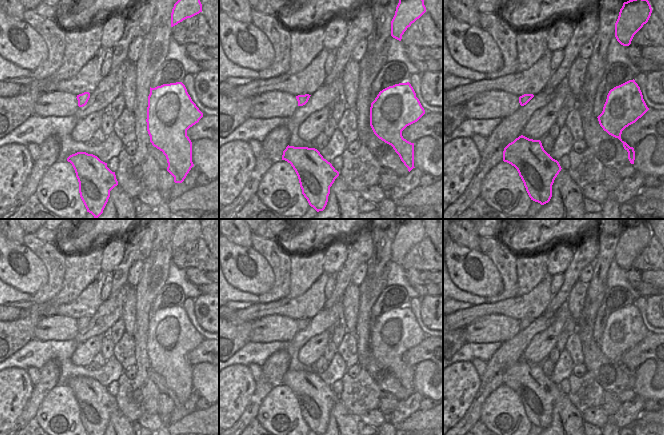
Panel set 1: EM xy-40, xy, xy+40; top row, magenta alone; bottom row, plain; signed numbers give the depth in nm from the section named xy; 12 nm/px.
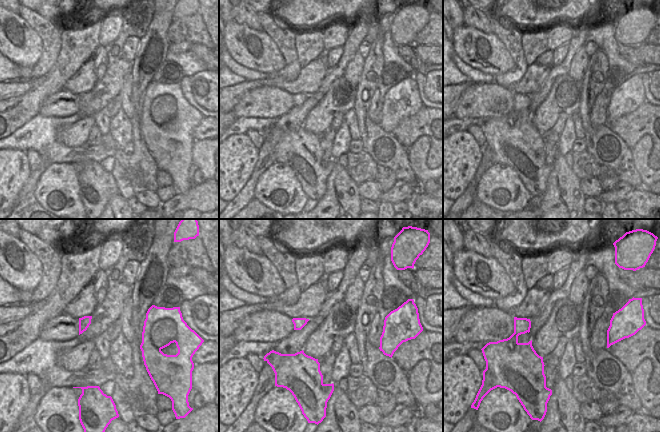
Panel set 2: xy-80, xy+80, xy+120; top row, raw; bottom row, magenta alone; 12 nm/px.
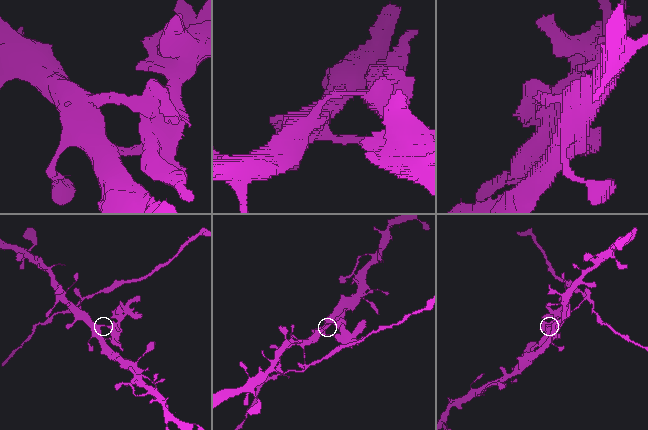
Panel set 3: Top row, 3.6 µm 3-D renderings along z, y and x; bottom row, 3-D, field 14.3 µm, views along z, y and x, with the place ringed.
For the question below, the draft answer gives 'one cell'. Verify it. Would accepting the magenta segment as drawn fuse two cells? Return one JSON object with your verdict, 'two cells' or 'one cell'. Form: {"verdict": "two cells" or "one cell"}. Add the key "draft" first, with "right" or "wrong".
{"draft": "wrong", "verdict": "two cells"}

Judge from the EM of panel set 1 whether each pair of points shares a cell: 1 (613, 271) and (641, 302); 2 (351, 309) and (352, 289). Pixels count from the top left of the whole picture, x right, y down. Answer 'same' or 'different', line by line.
1: different
2: same

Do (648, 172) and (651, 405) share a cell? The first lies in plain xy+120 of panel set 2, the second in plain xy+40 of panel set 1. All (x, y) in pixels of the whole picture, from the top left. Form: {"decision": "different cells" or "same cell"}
{"decision": "different cells"}

